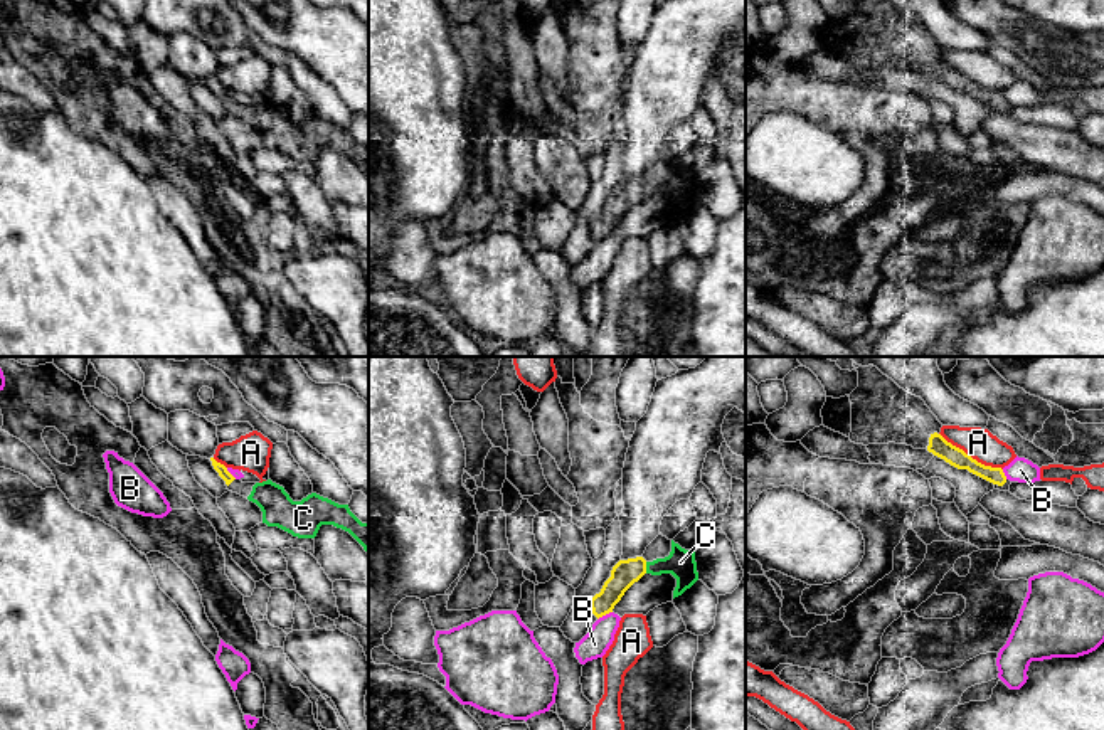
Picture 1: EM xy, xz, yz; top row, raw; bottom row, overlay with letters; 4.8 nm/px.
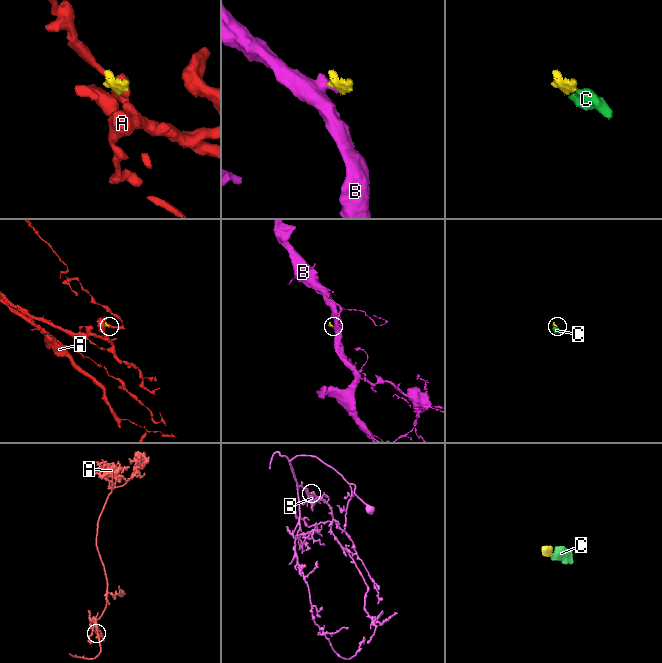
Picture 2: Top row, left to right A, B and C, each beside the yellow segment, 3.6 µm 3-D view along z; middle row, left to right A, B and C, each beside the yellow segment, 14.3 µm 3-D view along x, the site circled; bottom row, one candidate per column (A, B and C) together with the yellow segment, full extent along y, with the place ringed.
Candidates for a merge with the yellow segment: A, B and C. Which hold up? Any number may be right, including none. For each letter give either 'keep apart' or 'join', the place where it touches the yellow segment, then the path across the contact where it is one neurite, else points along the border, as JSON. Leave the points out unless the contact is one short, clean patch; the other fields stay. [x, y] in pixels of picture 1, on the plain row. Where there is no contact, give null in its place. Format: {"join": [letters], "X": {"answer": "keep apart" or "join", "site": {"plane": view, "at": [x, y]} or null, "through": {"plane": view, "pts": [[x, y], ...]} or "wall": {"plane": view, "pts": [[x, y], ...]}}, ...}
{"join": ["C"], "A": {"answer": "keep apart", "site": {"plane": "yz", "at": [970, 79]}, "wall": {"plane": "yz", "pts": [[939, 56], [978, 84], [1002, 93]]}}, "B": {"answer": "keep apart", "site": {"plane": "xz", "at": [605, 238]}, "wall": {"plane": "xz", "pts": [[611, 234], [598, 243]]}}, "C": {"answer": "join", "site": {"plane": "xz", "at": [645, 190]}, "through": {"plane": "xz", "pts": [[625, 195], [645, 190], [680, 185]]}}}

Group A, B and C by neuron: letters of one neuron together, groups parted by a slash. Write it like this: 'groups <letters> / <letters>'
groups A / B / C

